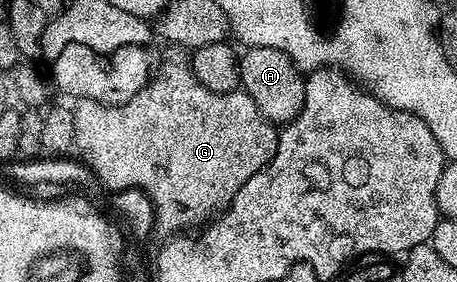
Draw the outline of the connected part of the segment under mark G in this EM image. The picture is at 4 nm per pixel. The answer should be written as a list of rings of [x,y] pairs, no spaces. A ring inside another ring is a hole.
[[[186,61],[163,62],[160,66],[158,63],[146,84],[133,97],[117,106],[86,100],[76,101],[74,105],[71,110],[73,136],[82,164],[93,178],[95,173],[96,180],[108,186],[111,192],[141,191],[151,202],[154,231],[165,238],[190,231],[187,230],[190,226],[202,227],[226,210],[245,180],[269,164],[279,143],[279,130],[261,116],[243,89],[224,94],[209,92],[209,88],[193,76]]]

